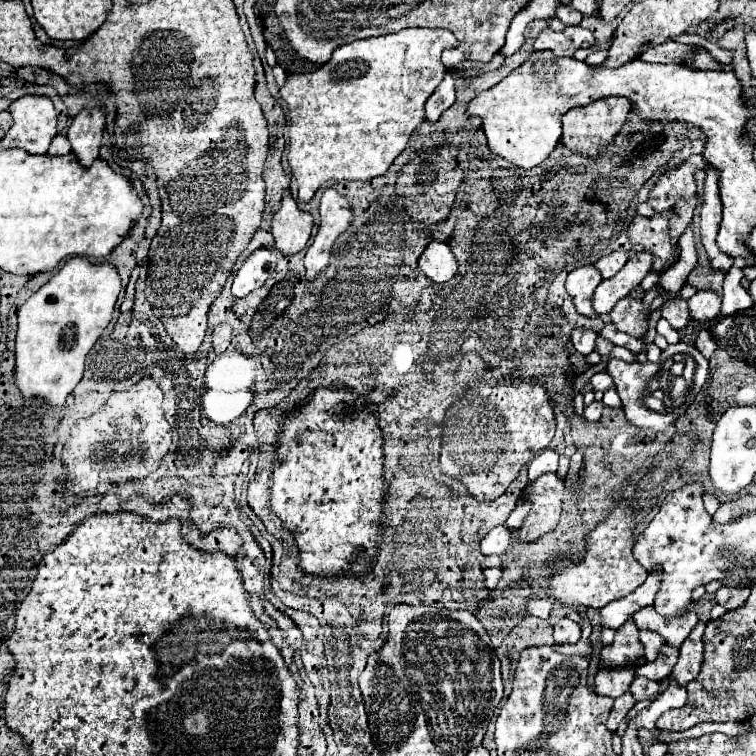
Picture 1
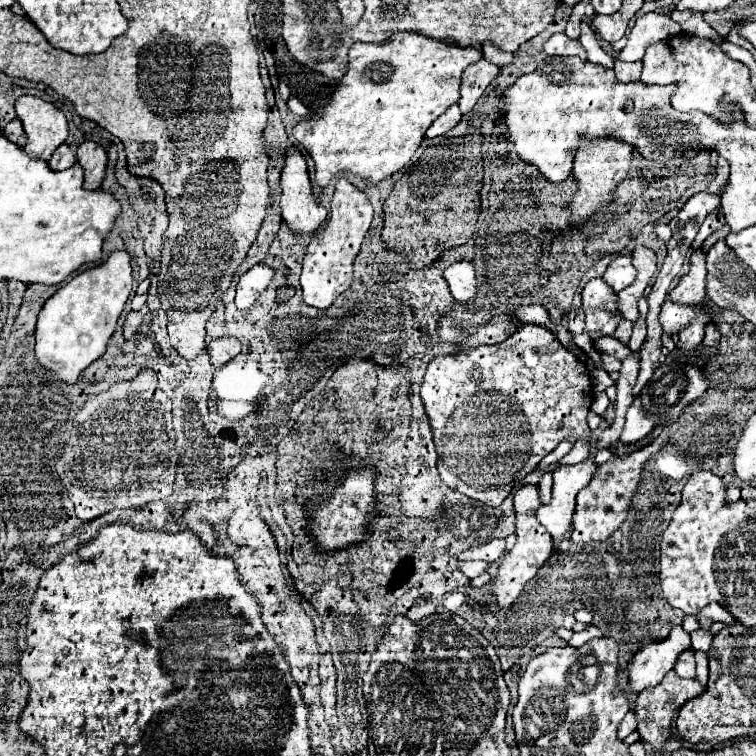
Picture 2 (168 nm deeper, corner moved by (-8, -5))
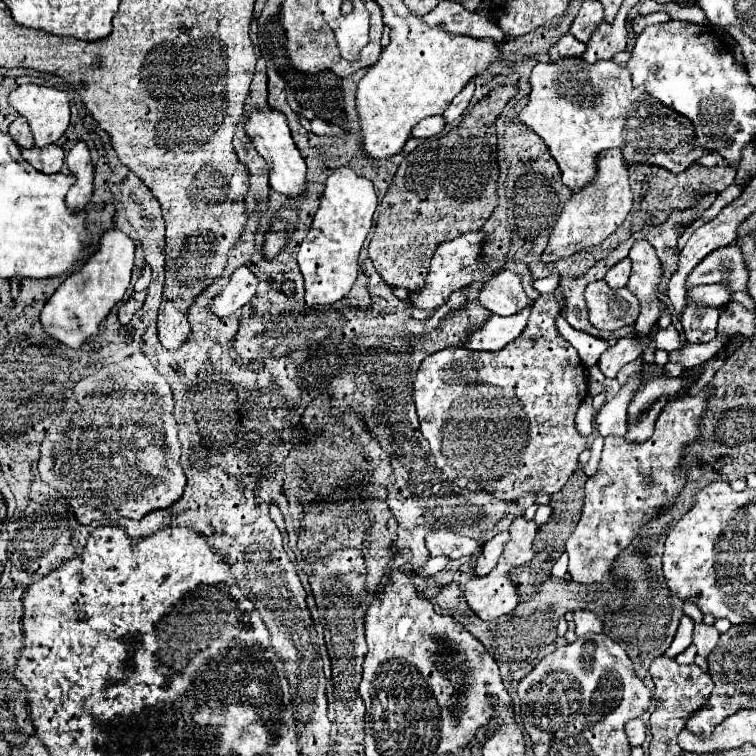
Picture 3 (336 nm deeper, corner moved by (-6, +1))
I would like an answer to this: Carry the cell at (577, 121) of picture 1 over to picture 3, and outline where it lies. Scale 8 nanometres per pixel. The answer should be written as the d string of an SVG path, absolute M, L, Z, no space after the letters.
M606 150L596 160L596 182L588 184L584 190L578 190L564 204L562 214L552 230L550 242L542 254L542 262L556 262L566 258L582 248L604 242L626 218L632 208L632 190L628 182L628 166L624 166L624 158L620 150Z

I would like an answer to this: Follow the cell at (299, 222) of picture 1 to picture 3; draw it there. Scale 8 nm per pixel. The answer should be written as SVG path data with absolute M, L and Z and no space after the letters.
M268 110L268 112L254 112L248 120L246 120L246 134L254 140L256 150L264 156L264 160L268 162L270 168L270 186L274 192L294 200L300 198L302 194L306 194L306 162L300 156L292 136L290 136L290 128L286 124L284 114L276 112L276 110Z

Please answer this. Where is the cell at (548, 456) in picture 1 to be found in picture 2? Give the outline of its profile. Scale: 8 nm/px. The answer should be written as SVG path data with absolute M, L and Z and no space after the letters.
M546 470L540 484L538 484L538 490L540 490L540 502L542 504L548 504L550 498L552 498L552 470Z

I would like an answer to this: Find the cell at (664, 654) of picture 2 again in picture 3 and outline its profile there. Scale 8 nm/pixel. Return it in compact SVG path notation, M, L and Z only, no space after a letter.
M682 616L680 626L676 630L676 636L674 636L670 648L664 652L664 656L666 658L676 658L680 652L684 652L692 644L692 630L694 630L694 622L688 616Z

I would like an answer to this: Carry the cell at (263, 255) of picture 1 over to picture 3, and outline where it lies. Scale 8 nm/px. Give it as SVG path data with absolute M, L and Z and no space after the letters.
M246 266L238 268L230 276L230 284L214 298L210 310L218 316L230 316L238 308L242 308L246 302L250 302L250 298L256 292L256 286L258 286L258 278L254 276L254 272Z

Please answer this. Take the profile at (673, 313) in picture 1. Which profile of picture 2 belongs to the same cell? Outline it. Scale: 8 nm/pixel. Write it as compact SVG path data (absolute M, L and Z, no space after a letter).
M702 248L692 252L688 272L678 278L676 286L670 292L672 302L696 305L705 299L706 260L704 258L706 258L706 254L702 252Z

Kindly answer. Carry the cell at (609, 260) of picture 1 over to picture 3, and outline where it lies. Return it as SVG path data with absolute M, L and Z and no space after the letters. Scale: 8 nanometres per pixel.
M624 258L624 260L620 260L616 266L612 266L608 270L604 280L606 280L606 284L610 288L622 288L622 286L626 286L630 272L632 272L632 262L628 258Z

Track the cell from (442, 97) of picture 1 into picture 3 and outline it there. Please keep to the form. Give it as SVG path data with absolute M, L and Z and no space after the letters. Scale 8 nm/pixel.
M436 114L436 116L430 116L430 118L422 120L420 124L416 124L416 128L412 130L412 136L414 138L430 138L430 136L436 136L438 132L442 132L444 126L446 126L444 116Z

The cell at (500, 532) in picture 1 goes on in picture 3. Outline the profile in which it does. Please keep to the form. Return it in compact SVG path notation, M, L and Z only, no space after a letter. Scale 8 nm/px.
M440 530L440 532L432 532L426 536L426 546L430 550L430 556L450 556L450 558L468 556L470 558L472 554L482 550L484 542Z

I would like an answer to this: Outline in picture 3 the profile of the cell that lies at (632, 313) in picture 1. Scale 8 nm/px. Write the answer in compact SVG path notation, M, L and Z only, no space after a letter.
M710 284L710 286L696 286L686 292L686 306L696 302L698 306L724 306L730 298L730 290L722 284Z

